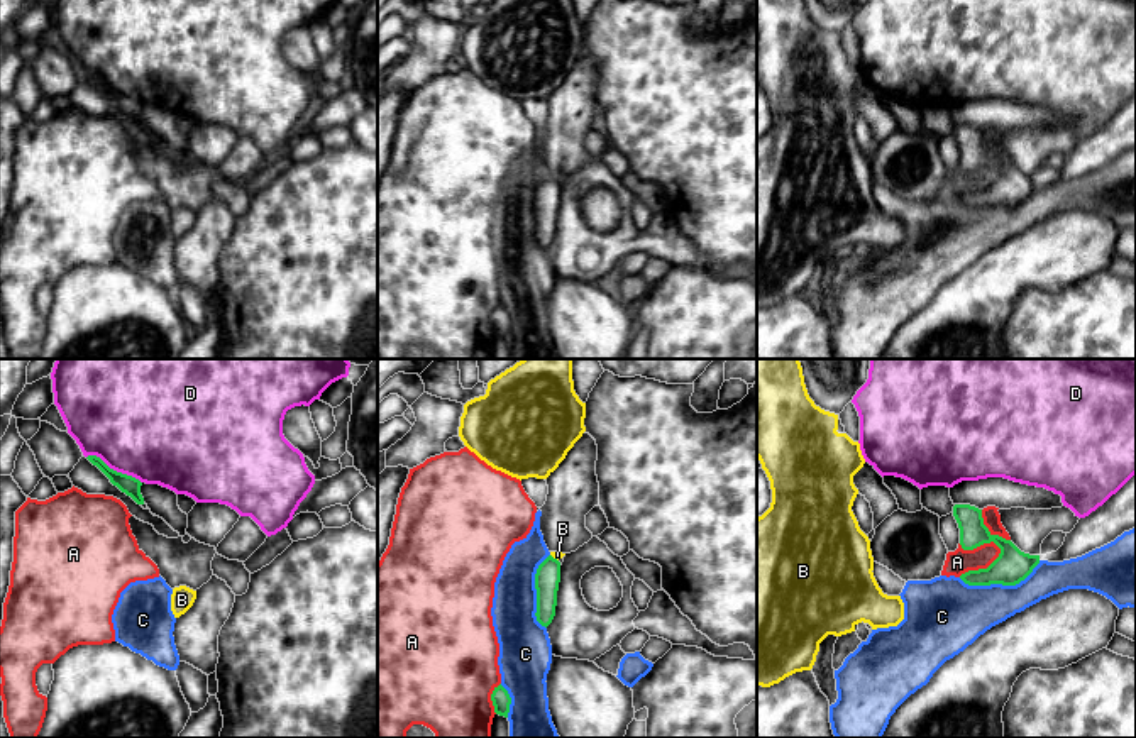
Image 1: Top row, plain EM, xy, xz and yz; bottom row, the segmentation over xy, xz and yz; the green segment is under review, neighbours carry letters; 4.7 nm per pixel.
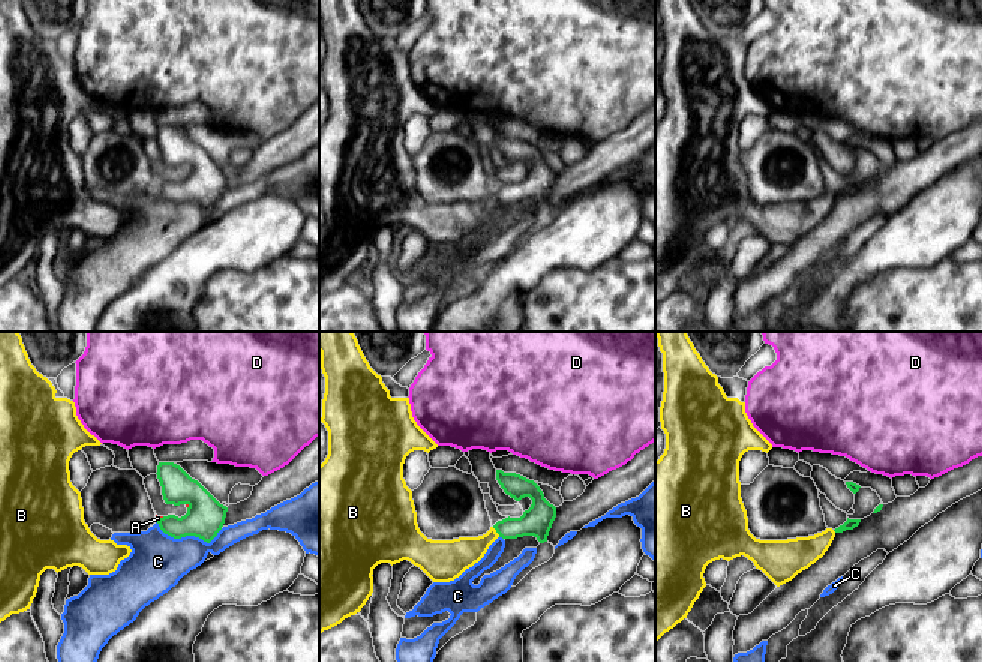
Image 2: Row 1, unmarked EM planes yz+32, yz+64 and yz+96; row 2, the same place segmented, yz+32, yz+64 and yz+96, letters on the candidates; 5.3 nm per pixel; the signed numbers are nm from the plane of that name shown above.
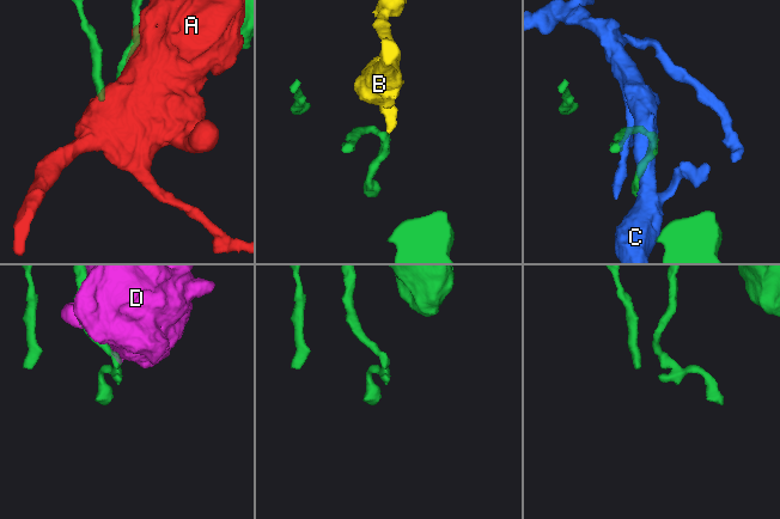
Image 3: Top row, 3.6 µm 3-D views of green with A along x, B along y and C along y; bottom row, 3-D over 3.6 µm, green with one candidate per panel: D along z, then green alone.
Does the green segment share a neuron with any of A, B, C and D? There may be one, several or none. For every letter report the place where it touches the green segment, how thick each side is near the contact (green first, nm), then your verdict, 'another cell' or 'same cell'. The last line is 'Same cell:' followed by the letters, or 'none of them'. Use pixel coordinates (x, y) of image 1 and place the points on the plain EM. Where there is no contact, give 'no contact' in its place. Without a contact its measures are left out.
A: contact yz (981, 190); calibres 160 and 120 nm; another cell
B: contact xz (552, 178); calibres 120 and 40 nm; another cell
C: contact yz (999, 203); calibres 160 and 300 nm; another cell
D: contact xy (112, 90); calibres 90 and 480 nm; another cell
Same cell: none of them

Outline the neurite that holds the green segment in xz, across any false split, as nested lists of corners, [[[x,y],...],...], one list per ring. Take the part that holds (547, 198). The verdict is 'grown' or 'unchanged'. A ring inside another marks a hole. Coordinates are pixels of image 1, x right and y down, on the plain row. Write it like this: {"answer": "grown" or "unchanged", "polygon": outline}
{"answer": "unchanged", "polygon": [[[549,176],[537,190],[537,242],[549,247],[555,237],[557,212],[560,203],[560,183]]]}

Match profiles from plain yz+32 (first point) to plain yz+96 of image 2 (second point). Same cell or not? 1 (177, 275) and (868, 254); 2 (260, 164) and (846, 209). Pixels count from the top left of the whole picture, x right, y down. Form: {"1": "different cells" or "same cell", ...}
{"1": "same cell", "2": "same cell"}

